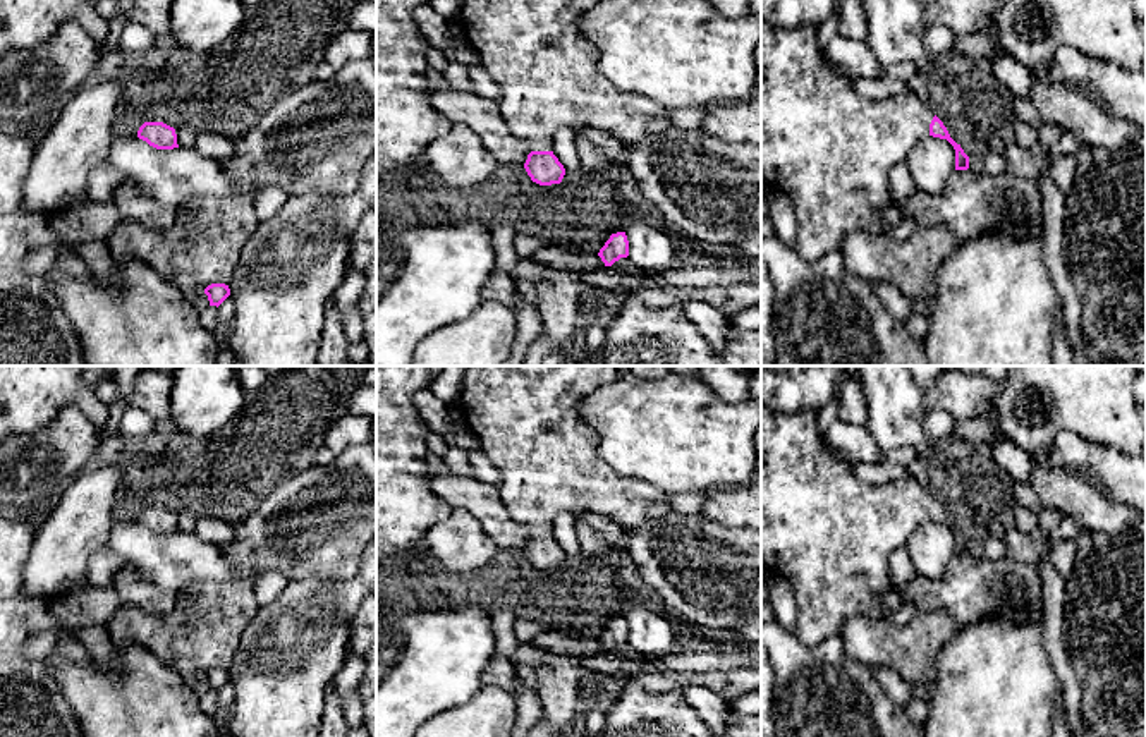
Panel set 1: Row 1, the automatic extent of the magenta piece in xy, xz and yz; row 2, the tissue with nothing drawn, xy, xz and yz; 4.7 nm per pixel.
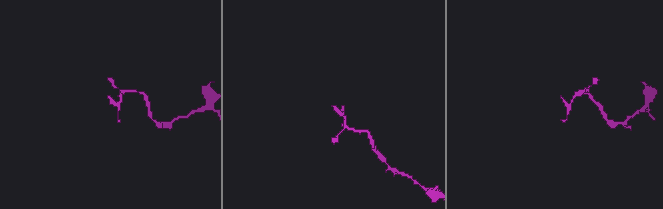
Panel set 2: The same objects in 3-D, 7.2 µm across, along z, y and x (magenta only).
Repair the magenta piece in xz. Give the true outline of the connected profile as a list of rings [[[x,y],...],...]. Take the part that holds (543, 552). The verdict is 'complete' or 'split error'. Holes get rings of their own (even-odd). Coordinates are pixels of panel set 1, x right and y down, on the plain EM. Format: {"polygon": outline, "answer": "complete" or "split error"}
{"polygon": [[[467,366],[459,411],[467,429],[478,438],[481,450],[500,471],[498,496],[509,515],[524,526],[533,536],[524,553],[533,567],[539,570],[560,569],[565,553],[552,536],[553,521],[564,514],[600,514],[624,531],[656,522],[670,514],[670,495],[649,483],[617,476],[596,452],[600,436],[581,417],[581,402],[598,387],[620,378],[620,366]]], "answer": "split error"}

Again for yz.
{"polygon": [[[761,405],[761,563],[790,582],[797,606],[794,632],[804,646],[838,634],[852,617],[893,617],[880,603],[893,589],[888,558],[924,522],[947,524],[955,534],[955,555],[969,553],[960,529],[912,476],[885,484],[857,479],[852,464],[830,450],[818,412],[783,414]]], "answer": "split error"}

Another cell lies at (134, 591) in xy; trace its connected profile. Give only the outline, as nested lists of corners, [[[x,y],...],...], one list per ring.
[[[122,565],[115,574],[113,588],[120,606],[137,608],[149,615],[167,615],[175,606],[175,594],[146,581],[137,569]]]

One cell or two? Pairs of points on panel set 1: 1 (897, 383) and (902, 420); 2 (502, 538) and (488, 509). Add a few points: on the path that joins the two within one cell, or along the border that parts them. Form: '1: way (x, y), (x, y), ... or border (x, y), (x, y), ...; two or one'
1: way (897, 392), (897, 411); one
2: way (502, 531), (492, 516); one

